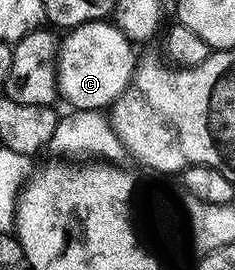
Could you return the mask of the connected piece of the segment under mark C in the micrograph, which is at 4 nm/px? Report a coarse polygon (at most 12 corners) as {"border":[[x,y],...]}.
{"border":[[110,21],[66,33],[59,95],[103,112],[135,76],[136,47]]}

